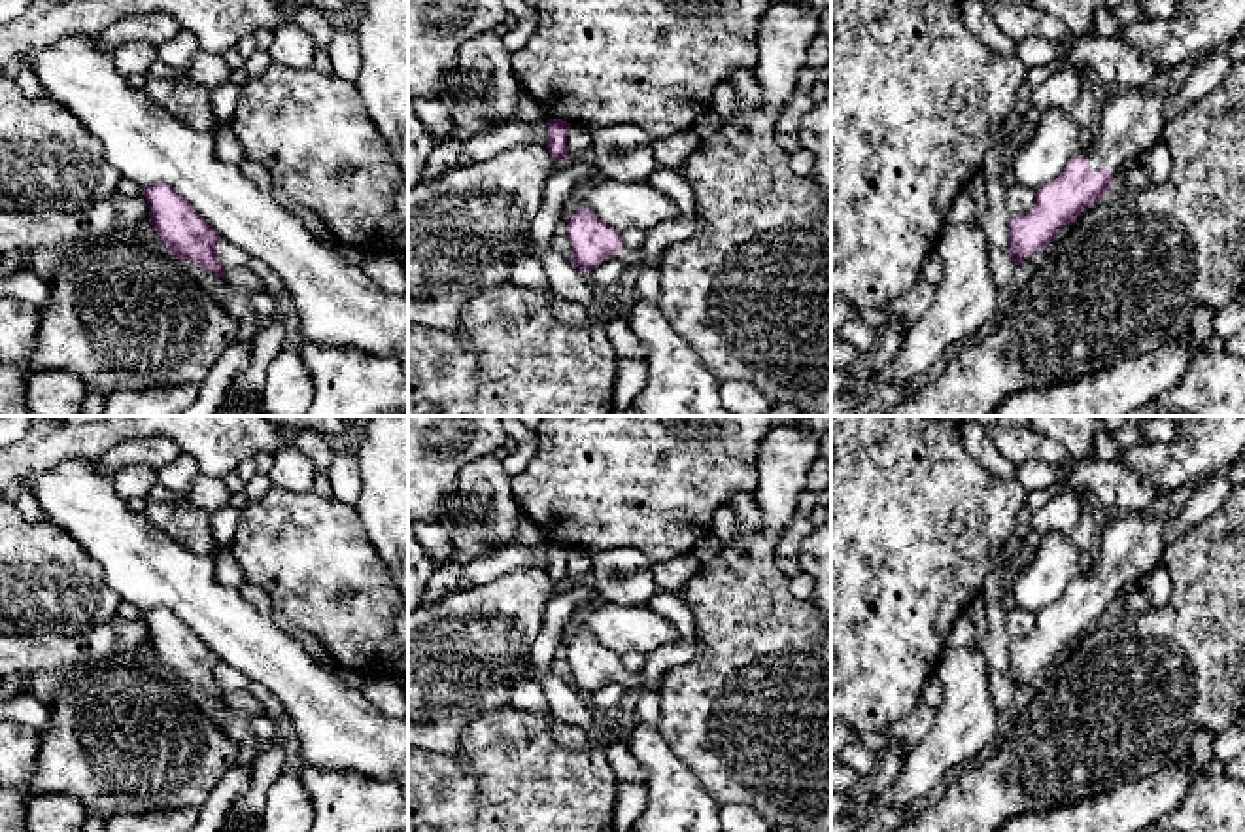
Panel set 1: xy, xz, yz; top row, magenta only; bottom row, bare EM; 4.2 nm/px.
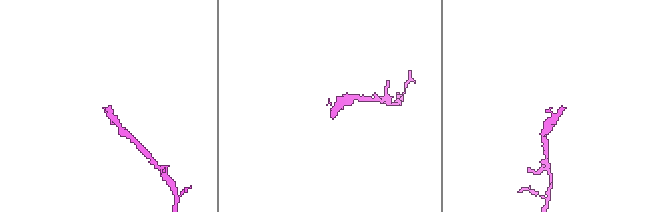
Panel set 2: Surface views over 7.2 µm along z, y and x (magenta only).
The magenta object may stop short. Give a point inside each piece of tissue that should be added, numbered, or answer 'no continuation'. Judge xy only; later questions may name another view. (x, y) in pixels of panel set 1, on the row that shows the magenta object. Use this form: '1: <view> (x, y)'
no continuation

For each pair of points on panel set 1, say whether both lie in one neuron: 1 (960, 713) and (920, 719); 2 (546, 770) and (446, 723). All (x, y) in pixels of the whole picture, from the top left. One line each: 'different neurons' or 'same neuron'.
1: different neurons
2: different neurons

